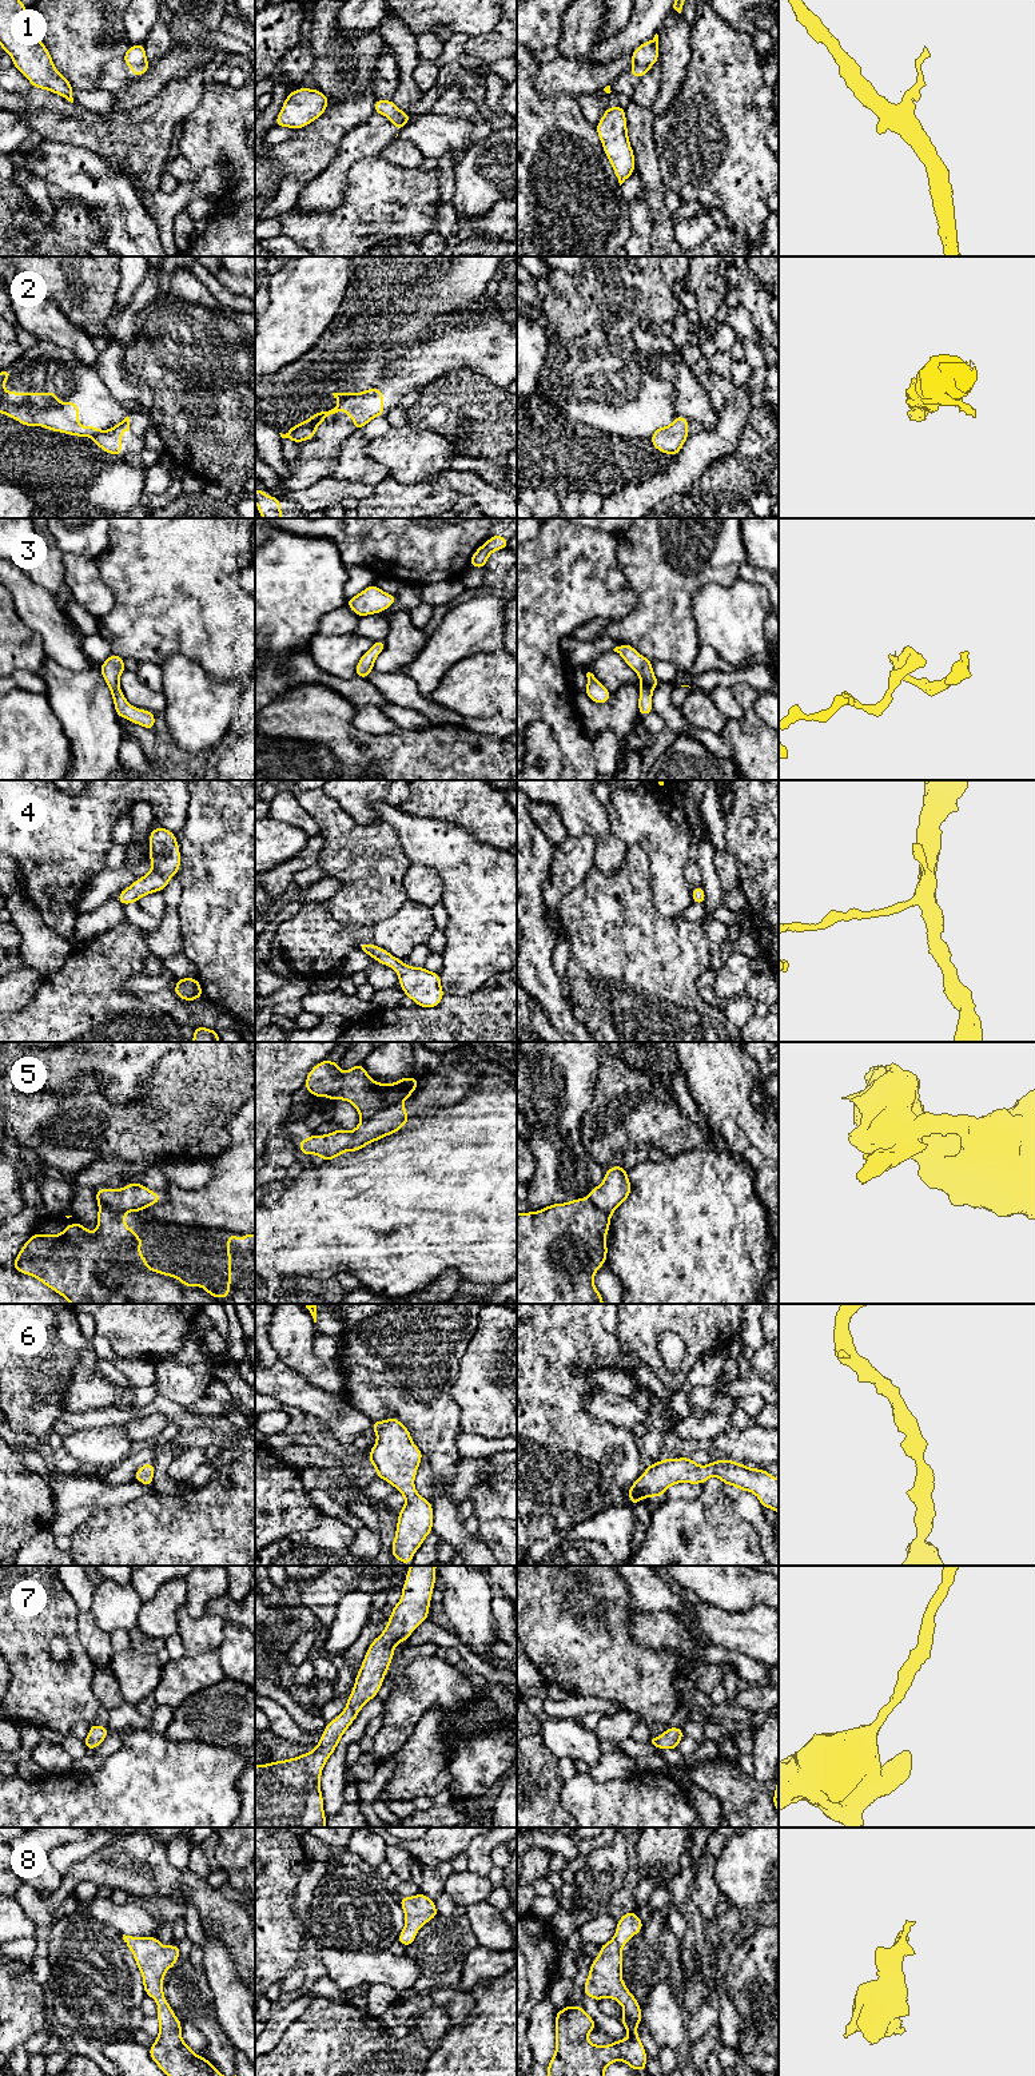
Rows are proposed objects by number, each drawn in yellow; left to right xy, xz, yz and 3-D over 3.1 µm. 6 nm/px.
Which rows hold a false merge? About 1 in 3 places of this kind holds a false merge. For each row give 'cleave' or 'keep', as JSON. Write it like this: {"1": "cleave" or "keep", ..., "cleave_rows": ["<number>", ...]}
{"1": "cleave", "2": "cleave", "3": "keep", "4": "keep", "5": "cleave", "6": "keep", "7": "keep", "8": "keep", "cleave_rows": ["1", "2", "5"]}

